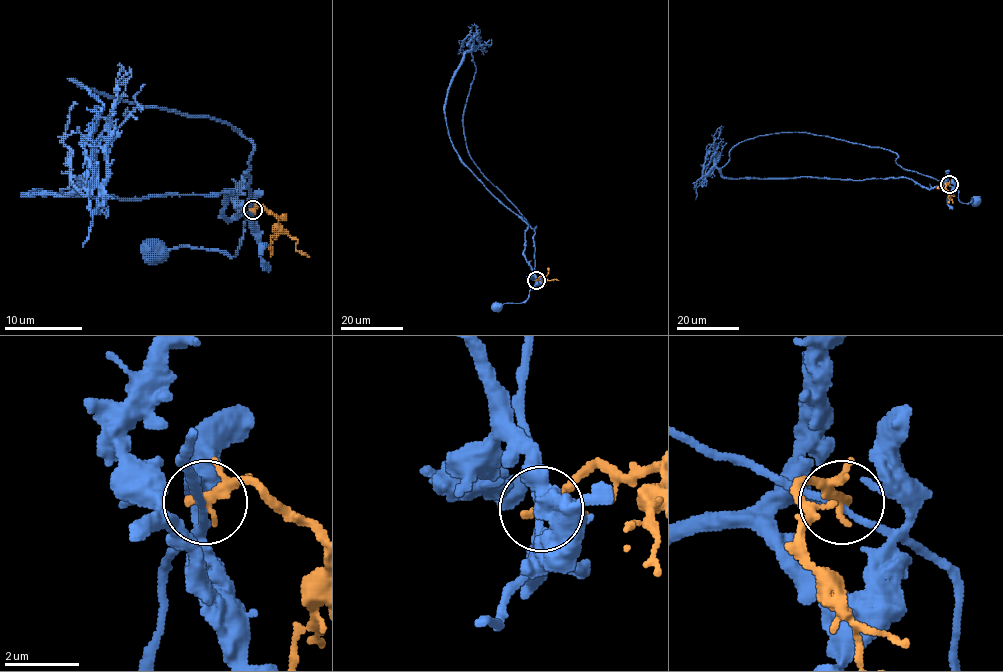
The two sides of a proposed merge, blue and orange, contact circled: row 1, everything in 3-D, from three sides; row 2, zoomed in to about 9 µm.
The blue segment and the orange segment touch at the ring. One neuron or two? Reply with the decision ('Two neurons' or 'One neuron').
Two neurons

